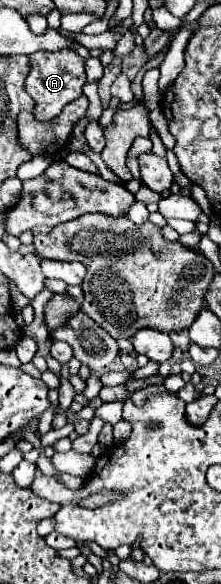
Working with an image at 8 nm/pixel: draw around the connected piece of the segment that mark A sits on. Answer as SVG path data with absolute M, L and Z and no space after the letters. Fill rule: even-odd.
M62 49L58 53L36 51L30 55L30 73L26 77L26 91L36 103L34 117L38 121L52 121L54 117L58 117L64 105L82 95L84 83L86 83L86 73L84 69L80 69L80 57L72 56L70 49Z

